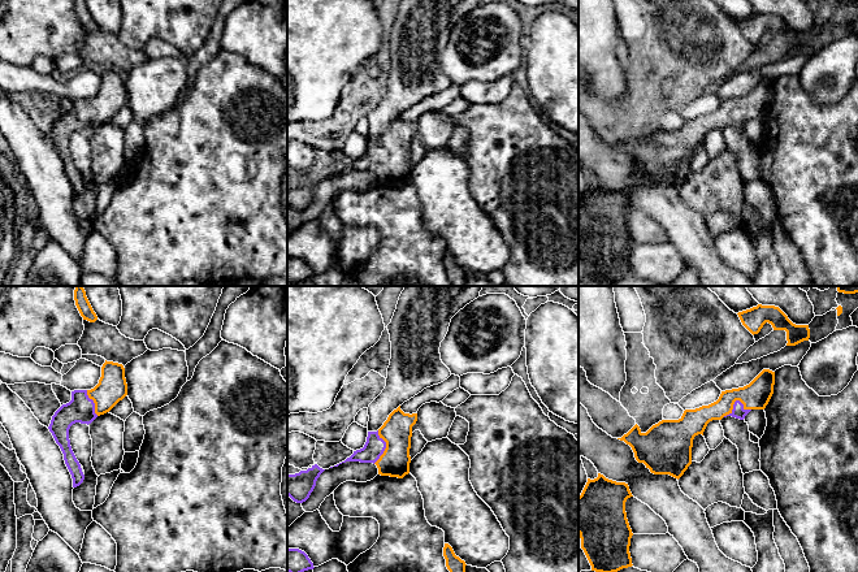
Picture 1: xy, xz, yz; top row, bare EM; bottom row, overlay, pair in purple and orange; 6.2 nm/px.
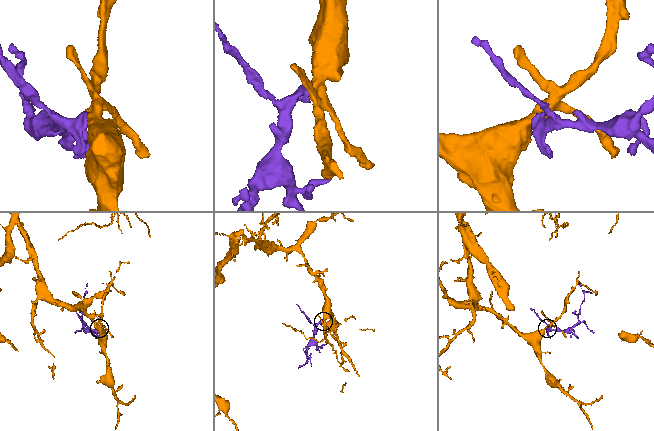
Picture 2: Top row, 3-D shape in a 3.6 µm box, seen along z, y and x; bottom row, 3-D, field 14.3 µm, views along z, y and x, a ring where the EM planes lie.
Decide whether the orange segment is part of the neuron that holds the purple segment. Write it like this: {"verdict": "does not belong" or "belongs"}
{"verdict": "belongs"}

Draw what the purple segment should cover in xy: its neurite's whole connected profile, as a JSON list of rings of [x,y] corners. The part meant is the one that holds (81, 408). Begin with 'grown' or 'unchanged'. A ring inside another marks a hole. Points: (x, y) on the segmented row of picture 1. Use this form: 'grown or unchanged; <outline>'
grown; [[[105,360],[99,384],[91,390],[72,391],[72,400],[62,404],[52,416],[48,429],[64,454],[73,488],[83,482],[84,474],[70,446],[70,426],[75,422],[91,424],[98,416],[109,412],[126,395],[124,365]]]

